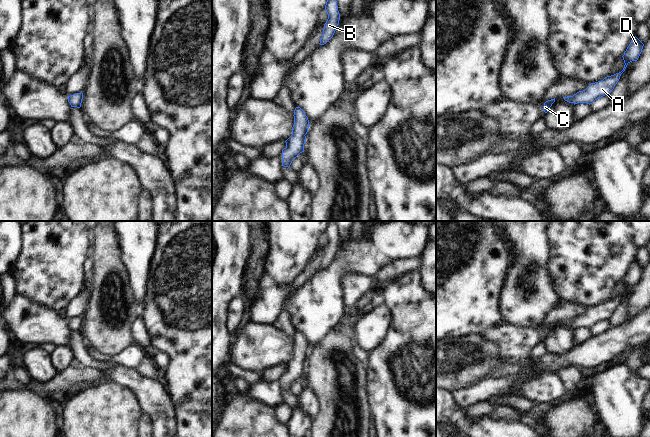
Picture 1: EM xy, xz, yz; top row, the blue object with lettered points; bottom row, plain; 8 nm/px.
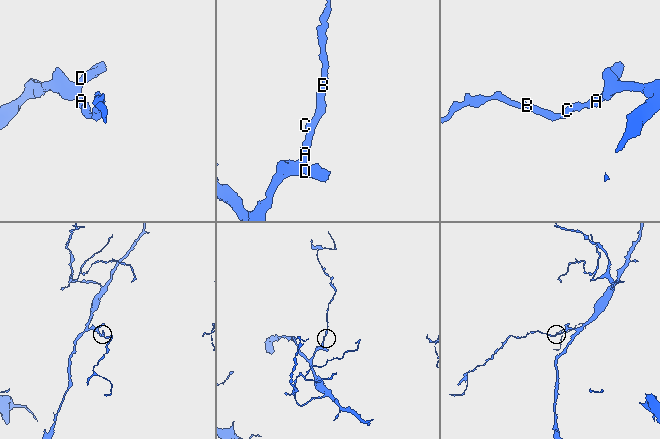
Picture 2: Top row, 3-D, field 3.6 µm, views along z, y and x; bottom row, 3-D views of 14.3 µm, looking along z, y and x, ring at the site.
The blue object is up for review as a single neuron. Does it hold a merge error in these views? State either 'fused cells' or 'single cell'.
single cell

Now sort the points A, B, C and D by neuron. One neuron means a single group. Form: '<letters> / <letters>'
A B C D

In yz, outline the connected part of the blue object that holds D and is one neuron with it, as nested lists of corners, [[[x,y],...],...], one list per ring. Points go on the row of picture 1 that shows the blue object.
[[[635,36],[622,56],[625,65],[621,72],[607,76],[602,81],[591,83],[585,90],[579,91],[573,96],[563,97],[564,100],[574,105],[577,103],[587,103],[590,105],[595,100],[605,95],[610,95],[627,65],[632,61],[638,60],[643,46],[644,44]]]

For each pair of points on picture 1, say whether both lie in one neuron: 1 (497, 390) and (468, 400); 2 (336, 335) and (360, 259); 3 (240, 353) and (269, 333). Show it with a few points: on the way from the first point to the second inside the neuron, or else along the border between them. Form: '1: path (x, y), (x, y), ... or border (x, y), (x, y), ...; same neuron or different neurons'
1: path (490, 390), (483, 390), (475, 394); same neuron
2: border (339, 322), (322, 339); different neurons
3: path (247, 351), (254, 348), (262, 340); same neuron

